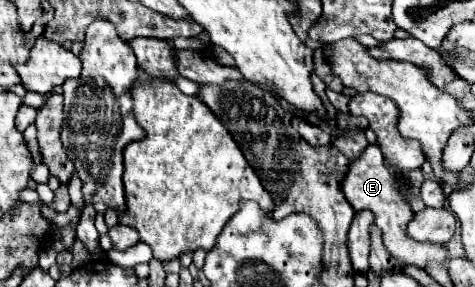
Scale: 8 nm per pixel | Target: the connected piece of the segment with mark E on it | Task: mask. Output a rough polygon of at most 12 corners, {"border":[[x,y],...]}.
{"border":[[378,145],[340,183],[356,211],[370,209],[400,267],[424,269],[444,247],[404,235],[412,213]]}

